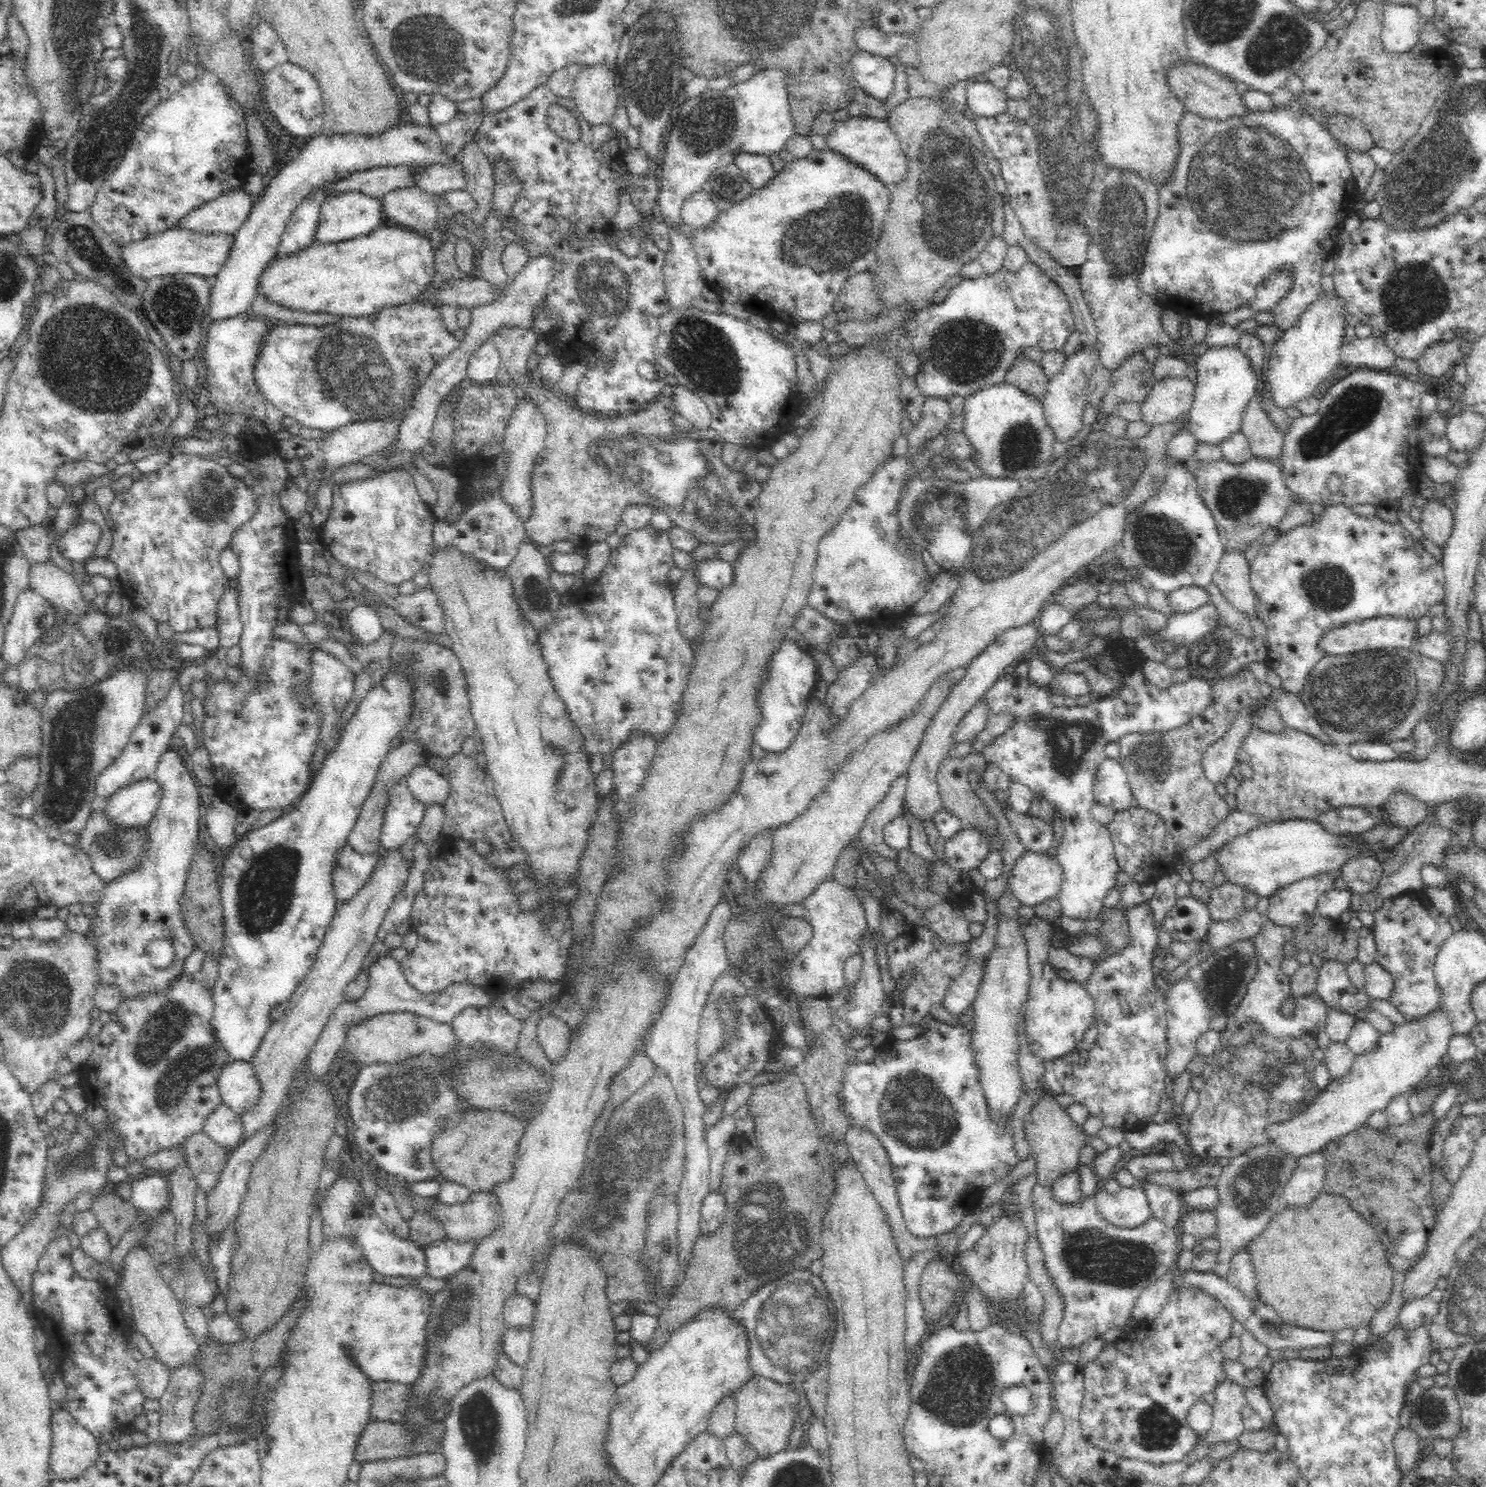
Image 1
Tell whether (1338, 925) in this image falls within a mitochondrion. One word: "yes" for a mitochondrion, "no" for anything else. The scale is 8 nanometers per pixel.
no

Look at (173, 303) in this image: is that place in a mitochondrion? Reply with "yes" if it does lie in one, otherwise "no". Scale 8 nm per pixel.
yes

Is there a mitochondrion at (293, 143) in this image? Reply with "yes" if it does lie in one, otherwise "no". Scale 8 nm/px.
no

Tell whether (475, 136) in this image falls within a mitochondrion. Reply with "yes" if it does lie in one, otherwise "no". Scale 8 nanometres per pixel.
no

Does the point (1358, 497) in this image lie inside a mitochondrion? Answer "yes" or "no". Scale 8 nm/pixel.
no

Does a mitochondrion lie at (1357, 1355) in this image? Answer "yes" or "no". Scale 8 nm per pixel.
no

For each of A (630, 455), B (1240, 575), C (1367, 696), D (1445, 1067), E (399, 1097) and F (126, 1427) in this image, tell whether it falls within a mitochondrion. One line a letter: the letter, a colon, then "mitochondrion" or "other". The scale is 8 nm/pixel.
A: mitochondrion
B: other
C: mitochondrion
D: other
E: mitochondrion
F: other

